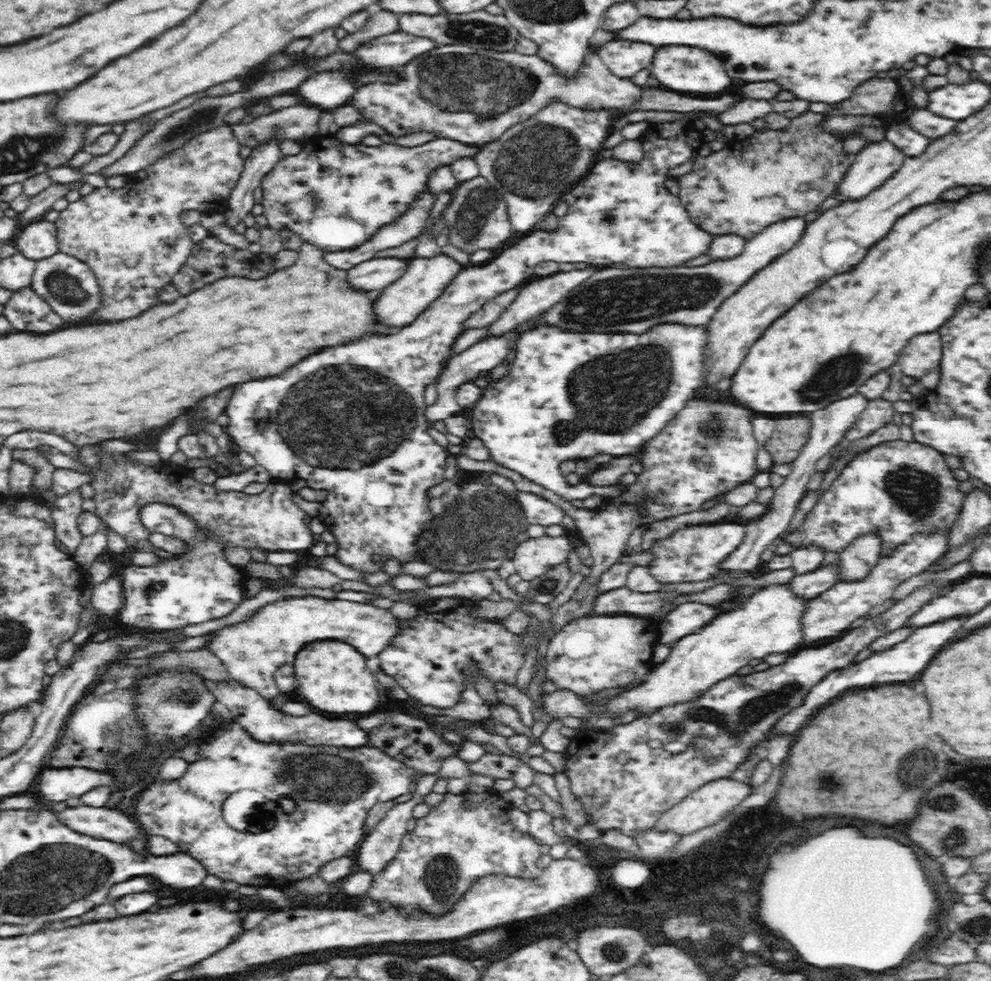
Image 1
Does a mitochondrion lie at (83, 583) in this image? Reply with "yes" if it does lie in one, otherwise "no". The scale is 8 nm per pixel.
no

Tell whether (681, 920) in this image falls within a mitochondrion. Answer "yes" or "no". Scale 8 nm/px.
no

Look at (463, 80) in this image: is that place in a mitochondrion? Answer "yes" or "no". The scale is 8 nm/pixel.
yes

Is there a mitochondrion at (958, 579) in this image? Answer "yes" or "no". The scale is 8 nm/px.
no

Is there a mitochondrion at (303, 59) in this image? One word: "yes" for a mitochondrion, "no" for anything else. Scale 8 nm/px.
no

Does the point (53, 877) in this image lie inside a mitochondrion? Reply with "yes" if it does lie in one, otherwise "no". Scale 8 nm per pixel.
yes

